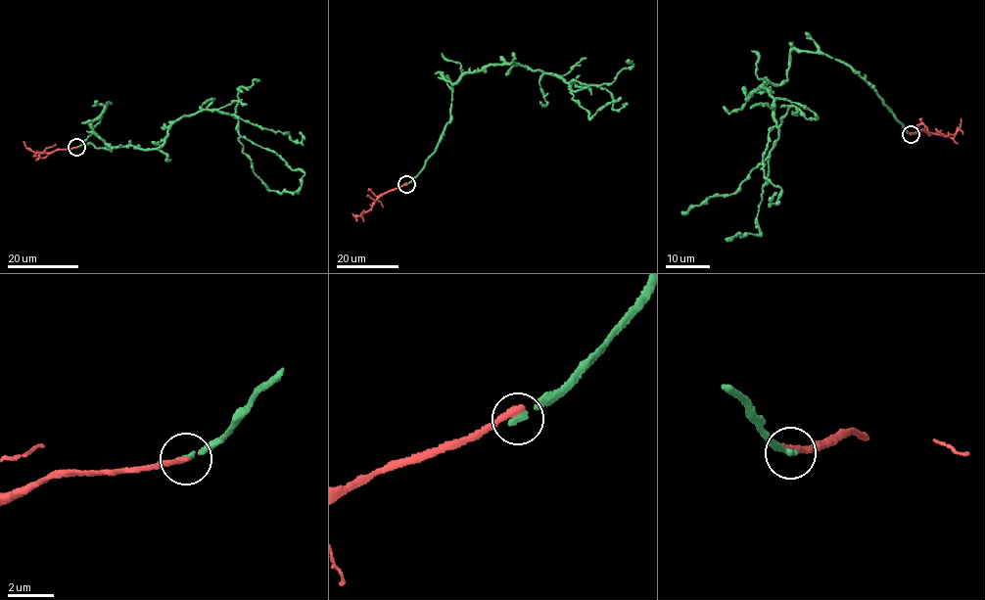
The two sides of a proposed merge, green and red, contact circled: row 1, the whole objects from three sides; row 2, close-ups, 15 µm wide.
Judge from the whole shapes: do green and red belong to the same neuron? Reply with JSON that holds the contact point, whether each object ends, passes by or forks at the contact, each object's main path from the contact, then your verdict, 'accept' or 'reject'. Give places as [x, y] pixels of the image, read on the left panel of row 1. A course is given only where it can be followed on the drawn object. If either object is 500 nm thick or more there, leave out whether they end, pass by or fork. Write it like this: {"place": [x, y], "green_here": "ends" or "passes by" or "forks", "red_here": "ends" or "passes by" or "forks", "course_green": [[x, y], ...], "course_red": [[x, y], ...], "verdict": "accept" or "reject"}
{"place": [76, 147], "green_here": "ends", "red_here": "ends", "course_green": [[77, 147], [108, 104], [91, 123], [111, 148], [152, 150], [175, 120], [221, 111], [264, 185], [298, 193]], "course_red": [[76, 147], [47, 154], [28, 150], [23, 141]], "verdict": "reject"}

